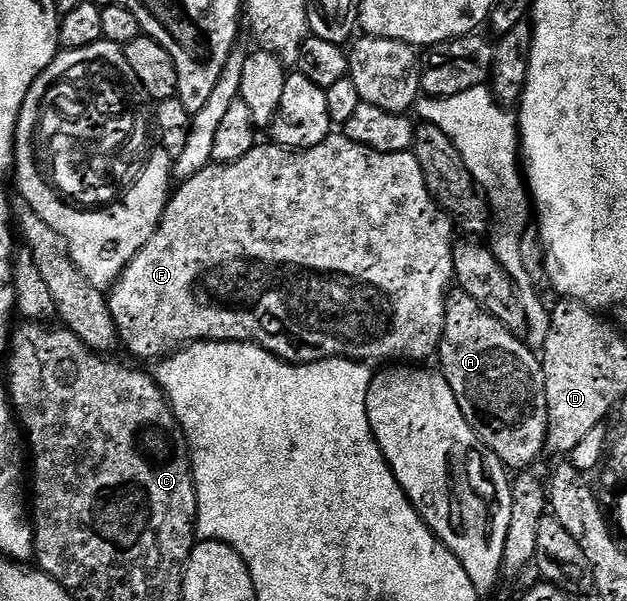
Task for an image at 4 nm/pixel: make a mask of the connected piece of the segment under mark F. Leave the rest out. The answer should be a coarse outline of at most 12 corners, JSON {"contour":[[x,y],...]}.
{"contour":[[258,144],[108,291],[160,360],[438,353],[455,226],[412,152]]}

